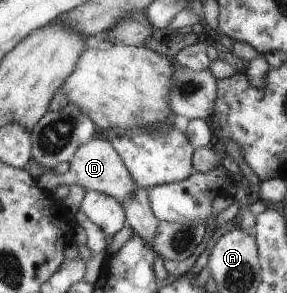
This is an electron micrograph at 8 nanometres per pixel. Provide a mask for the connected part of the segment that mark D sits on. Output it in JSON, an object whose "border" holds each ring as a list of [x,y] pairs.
{"border":[[[91,138],[83,145],[80,145],[76,149],[76,153],[70,157],[68,165],[68,171],[57,175],[50,170],[43,171],[42,175],[35,179],[35,183],[39,189],[48,193],[51,190],[62,185],[78,185],[84,189],[84,191],[94,190],[98,193],[104,193],[108,197],[112,197],[114,201],[120,202],[120,205],[124,201],[128,201],[136,189],[136,183],[132,180],[132,177],[127,173],[126,167],[122,163],[122,159],[118,157],[118,153],[112,149],[108,140],[102,141],[102,139]]]}

